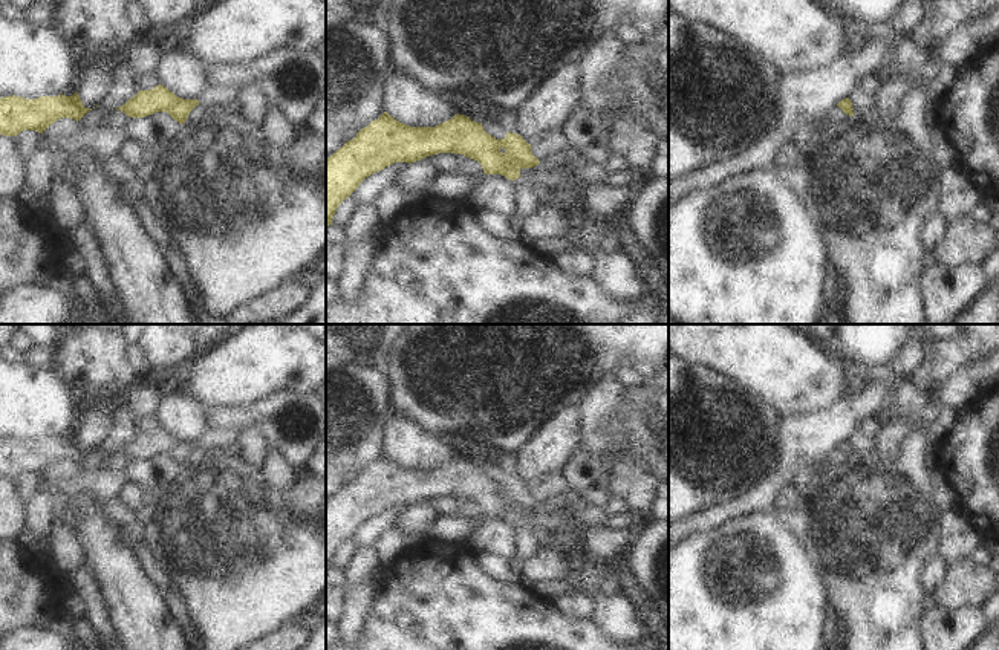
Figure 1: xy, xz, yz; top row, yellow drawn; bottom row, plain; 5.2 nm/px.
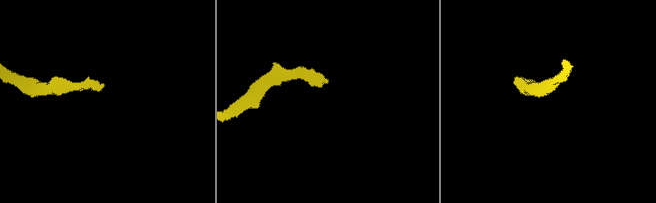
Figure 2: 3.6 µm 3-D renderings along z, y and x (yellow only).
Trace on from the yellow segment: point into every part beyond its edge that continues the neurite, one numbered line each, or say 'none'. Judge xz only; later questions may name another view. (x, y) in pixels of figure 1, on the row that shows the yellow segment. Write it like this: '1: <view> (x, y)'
1: xz (549, 175)

